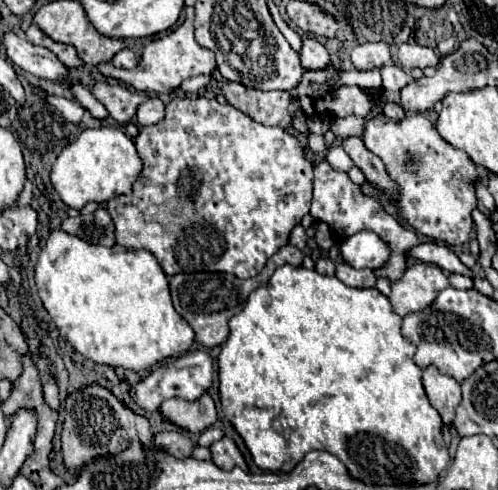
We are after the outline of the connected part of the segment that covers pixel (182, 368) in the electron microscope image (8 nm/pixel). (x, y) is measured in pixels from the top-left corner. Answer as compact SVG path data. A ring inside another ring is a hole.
M193 350L189 354L175 358L175 360L169 360L165 366L153 370L145 380L135 384L133 396L143 410L157 410L163 404L163 400L167 400L171 396L183 396L183 400L197 400L203 392L207 392L211 382L213 382L211 356L203 350Z

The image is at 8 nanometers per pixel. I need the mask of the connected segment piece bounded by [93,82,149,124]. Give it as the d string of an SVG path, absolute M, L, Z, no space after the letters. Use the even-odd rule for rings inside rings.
M105 82L95 84L93 94L109 110L109 116L121 124L133 122L137 108L149 98L143 92L137 92L137 90L129 92L125 86L105 84Z

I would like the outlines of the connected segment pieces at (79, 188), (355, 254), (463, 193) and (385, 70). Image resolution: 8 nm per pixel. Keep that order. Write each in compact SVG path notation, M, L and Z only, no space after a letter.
M103 126L97 130L83 130L81 136L57 156L51 182L67 206L81 210L87 202L101 204L113 196L129 194L141 176L141 170L143 160L139 158L133 140L123 132L123 128Z
M357 232L343 240L339 246L339 252L343 260L353 268L381 268L387 262L387 256L391 254L389 248L375 236L375 232Z
M377 114L367 120L363 142L383 160L389 176L399 184L399 208L415 232L455 248L469 242L473 230L471 210L477 206L475 184L481 174L465 152L447 144L423 114L413 114L399 122Z
M385 64L383 68L381 68L381 76L383 76L383 88L385 90L395 90L395 92L399 92L403 86L407 86L409 84L409 76L399 68L399 66L395 66L395 64Z

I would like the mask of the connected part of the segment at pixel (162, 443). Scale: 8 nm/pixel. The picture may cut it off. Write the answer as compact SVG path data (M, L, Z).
M171 430L171 432L161 432L153 440L155 446L171 452L173 456L189 456L193 452L195 442L181 430Z

